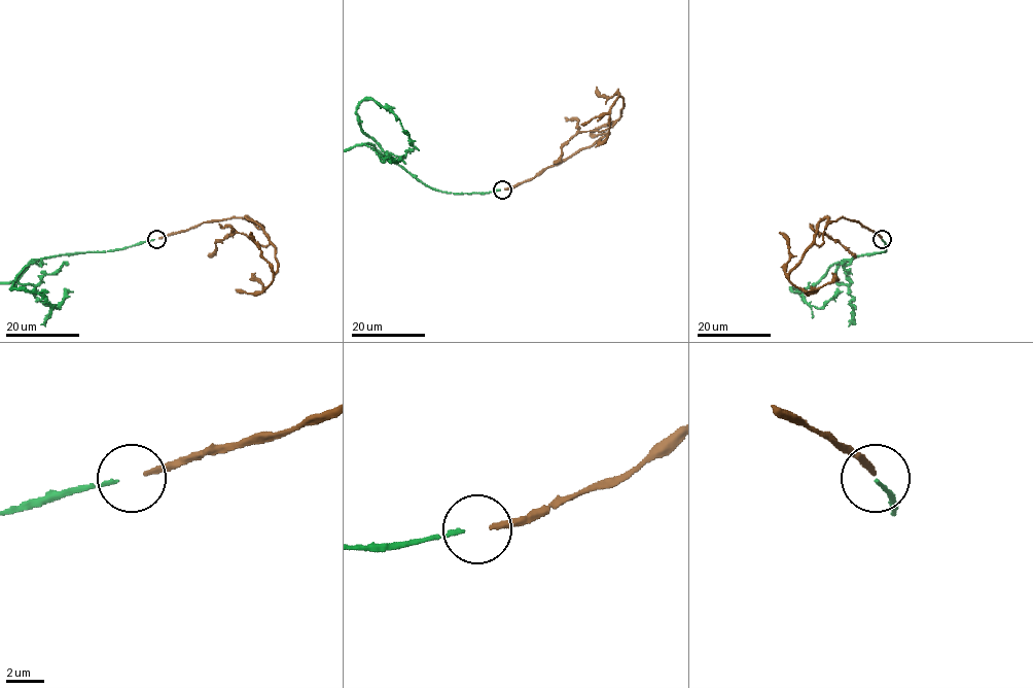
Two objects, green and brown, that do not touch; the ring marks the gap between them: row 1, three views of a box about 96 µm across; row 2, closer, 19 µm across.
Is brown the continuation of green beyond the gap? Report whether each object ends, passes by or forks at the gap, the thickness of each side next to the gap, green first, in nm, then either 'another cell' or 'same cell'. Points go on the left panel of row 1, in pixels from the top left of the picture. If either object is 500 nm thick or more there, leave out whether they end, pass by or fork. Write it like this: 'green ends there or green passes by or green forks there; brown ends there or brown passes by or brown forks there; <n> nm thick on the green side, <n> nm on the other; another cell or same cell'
green ends there; brown ends there; 200 nm thick on the green side, 280 nm on the other; same cell

